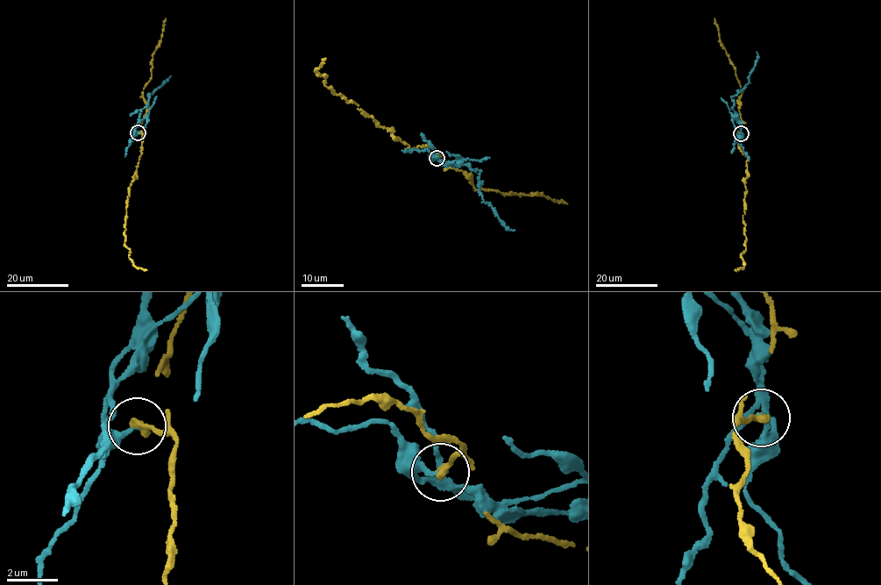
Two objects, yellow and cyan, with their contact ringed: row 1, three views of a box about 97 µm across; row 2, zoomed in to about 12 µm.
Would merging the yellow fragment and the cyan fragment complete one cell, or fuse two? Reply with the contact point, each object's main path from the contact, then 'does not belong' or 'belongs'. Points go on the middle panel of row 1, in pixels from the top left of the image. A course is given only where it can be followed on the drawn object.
place (436, 158); course yellow (436, 158), (439, 153), (429, 146), (409, 147), (351, 100), (324, 84), (326, 75), (316, 73), (325, 57); course cyan (436, 158), (432, 158), (479, 172), (483, 201), (514, 231); does not belong

